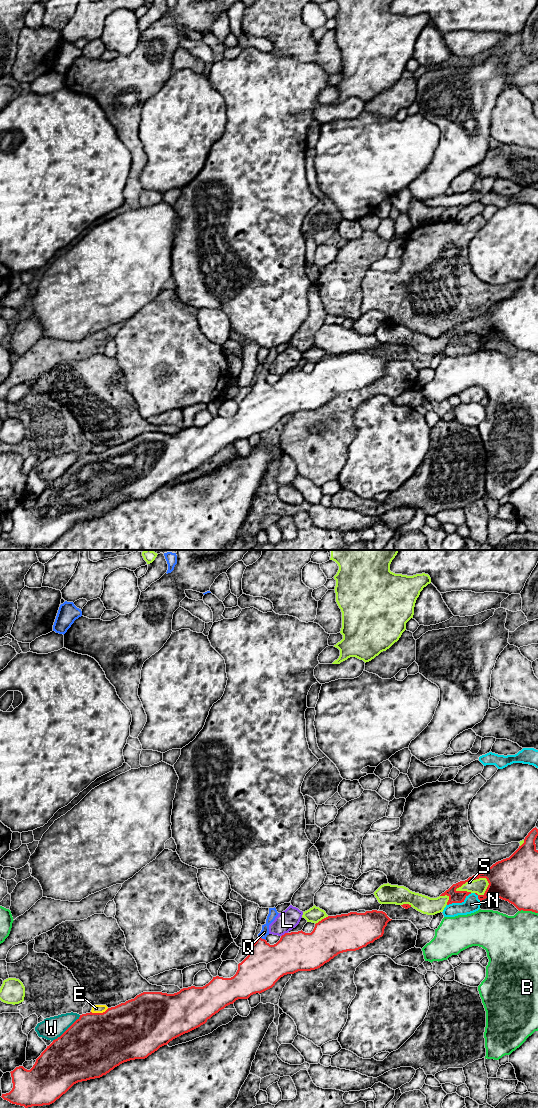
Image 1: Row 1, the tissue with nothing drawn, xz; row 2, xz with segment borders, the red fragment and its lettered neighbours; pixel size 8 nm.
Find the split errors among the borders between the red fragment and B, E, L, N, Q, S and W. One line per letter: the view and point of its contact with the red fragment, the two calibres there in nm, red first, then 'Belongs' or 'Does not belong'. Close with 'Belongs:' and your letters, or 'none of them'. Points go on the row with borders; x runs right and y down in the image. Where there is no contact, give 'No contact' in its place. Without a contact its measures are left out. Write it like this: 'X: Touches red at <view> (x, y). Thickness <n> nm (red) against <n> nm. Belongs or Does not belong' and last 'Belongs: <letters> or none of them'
B: Touches red at xz (528, 910). Thickness 340 nm (red) against 360 nm. Does not belong
E: Touches red at xz (99, 1013). Thickness 480 nm (red) against 60 nm. Does not belong
L: Touches red at xz (285, 933). Thickness 320 nm (red) against 160 nm. Does not belong
N: Touches red at xz (459, 902). Thickness 100 nm (red) against 140 nm. Does not belong
Q: Touches red at xz (261, 938). Thickness 320 nm (red) against 70 nm. Belongs
S: Touches red at xz (472, 880). Thickness 260 nm (red) against 120 nm. Does not belong
W: Touches red at xz (67, 1029). Thickness 480 nm (red) against 180 nm. Does not belong
Belongs: Q

